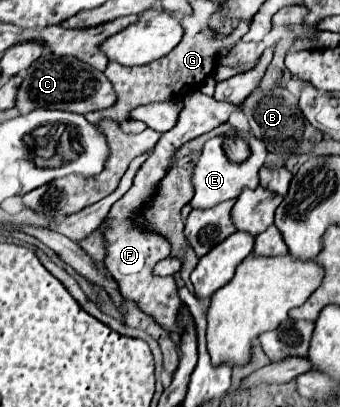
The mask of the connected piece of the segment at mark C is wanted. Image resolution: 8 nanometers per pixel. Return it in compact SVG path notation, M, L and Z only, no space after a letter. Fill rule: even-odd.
M40 57L30 65L26 71L26 77L18 91L16 109L20 113L30 113L34 109L60 109L60 111L72 111L72 113L90 113L98 109L106 109L114 105L116 93L106 79L106 75L74 57Z

